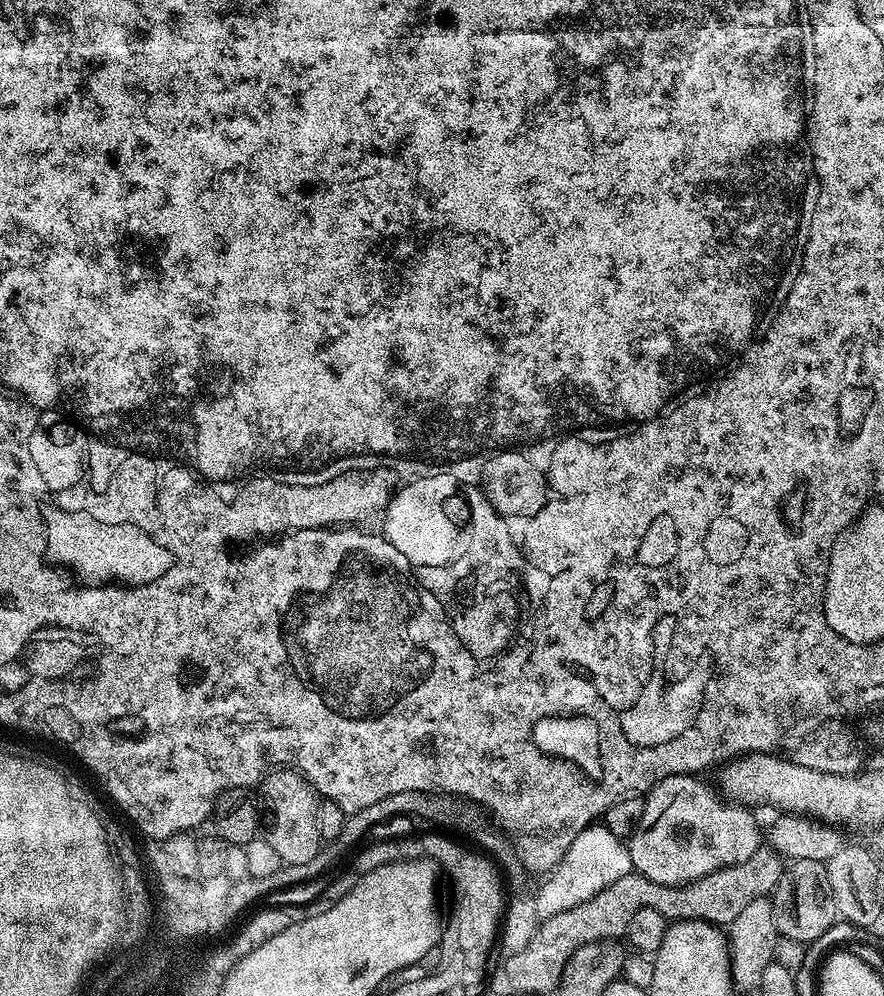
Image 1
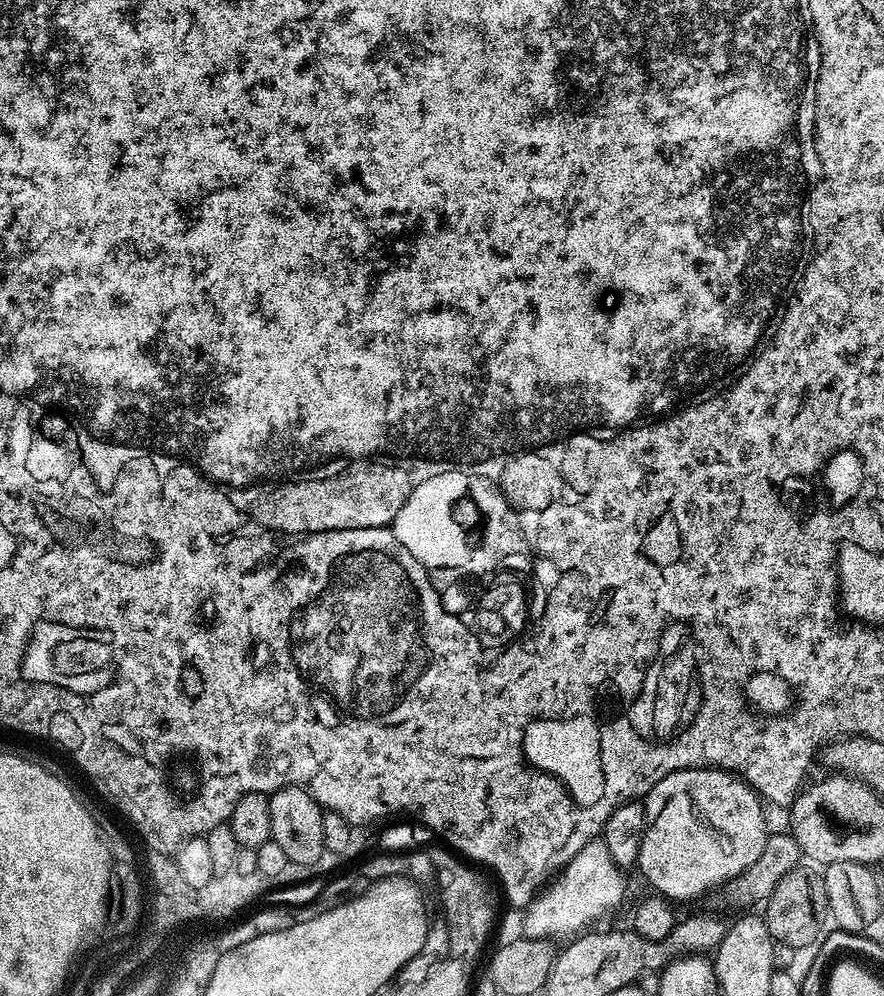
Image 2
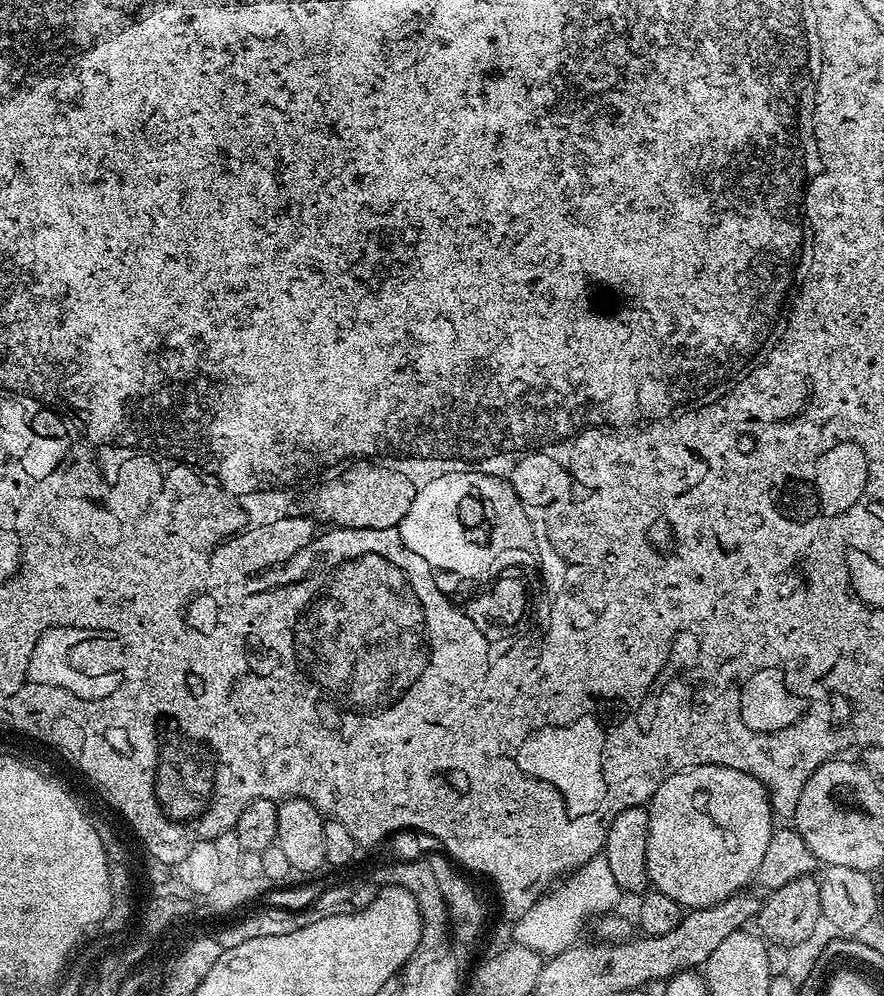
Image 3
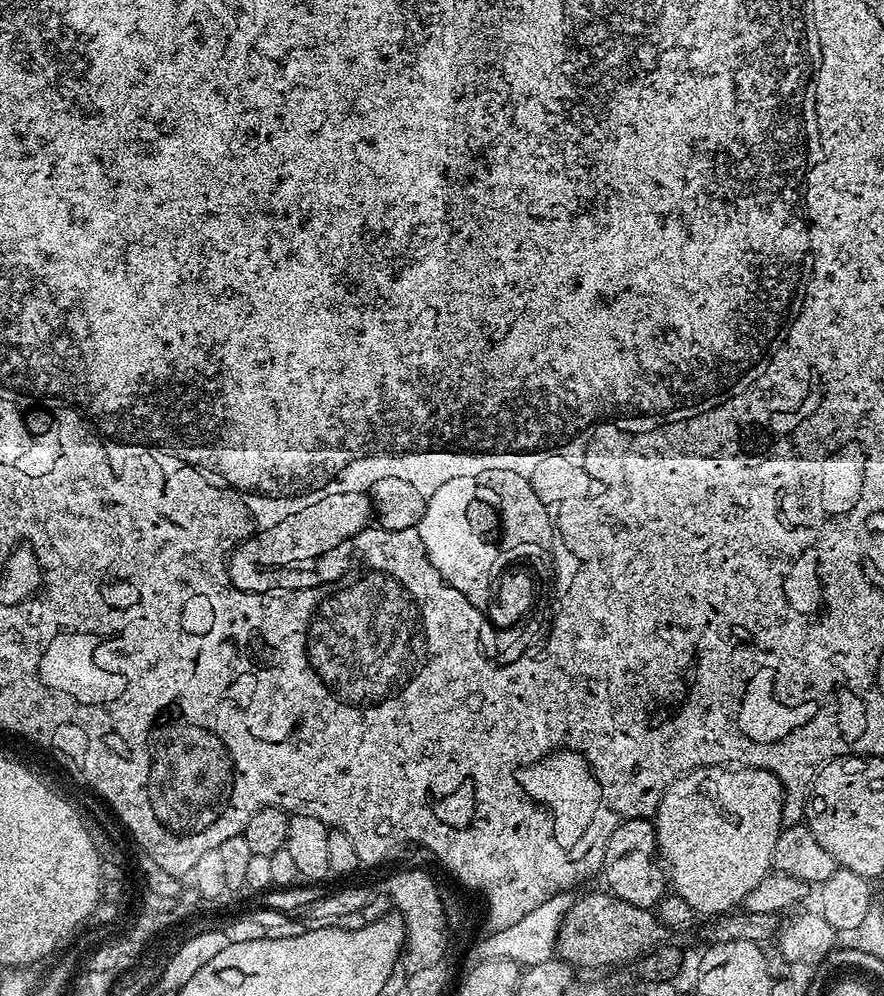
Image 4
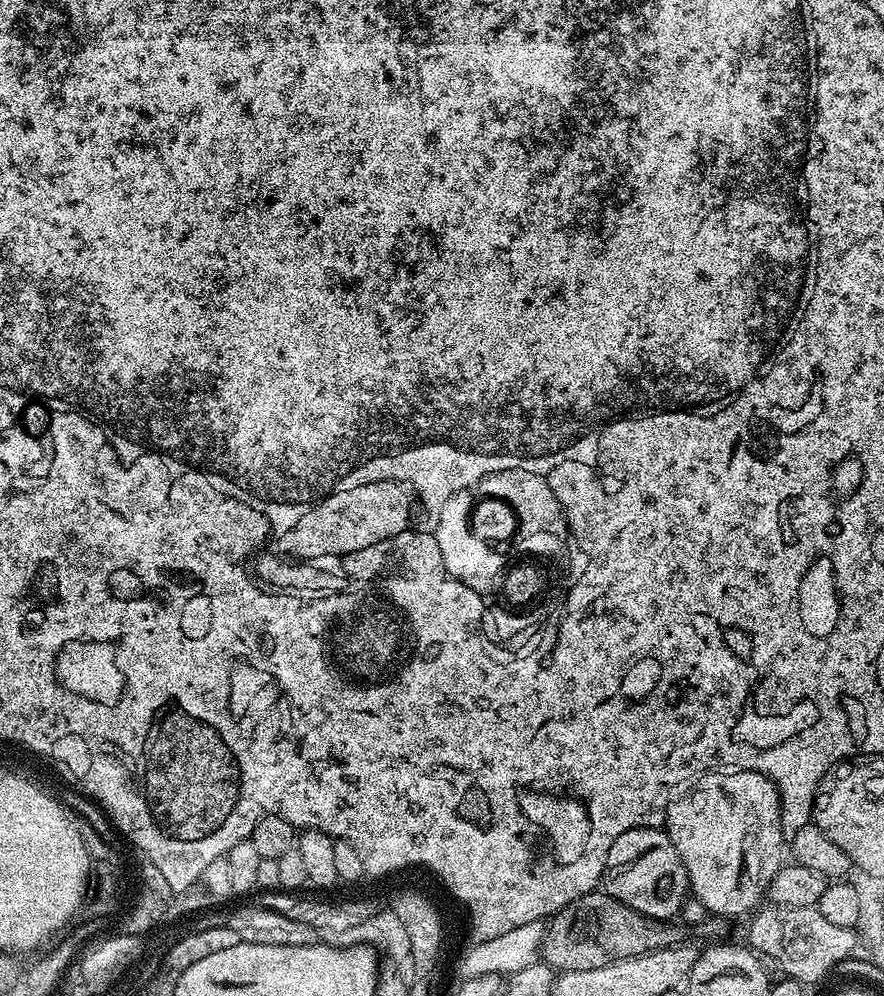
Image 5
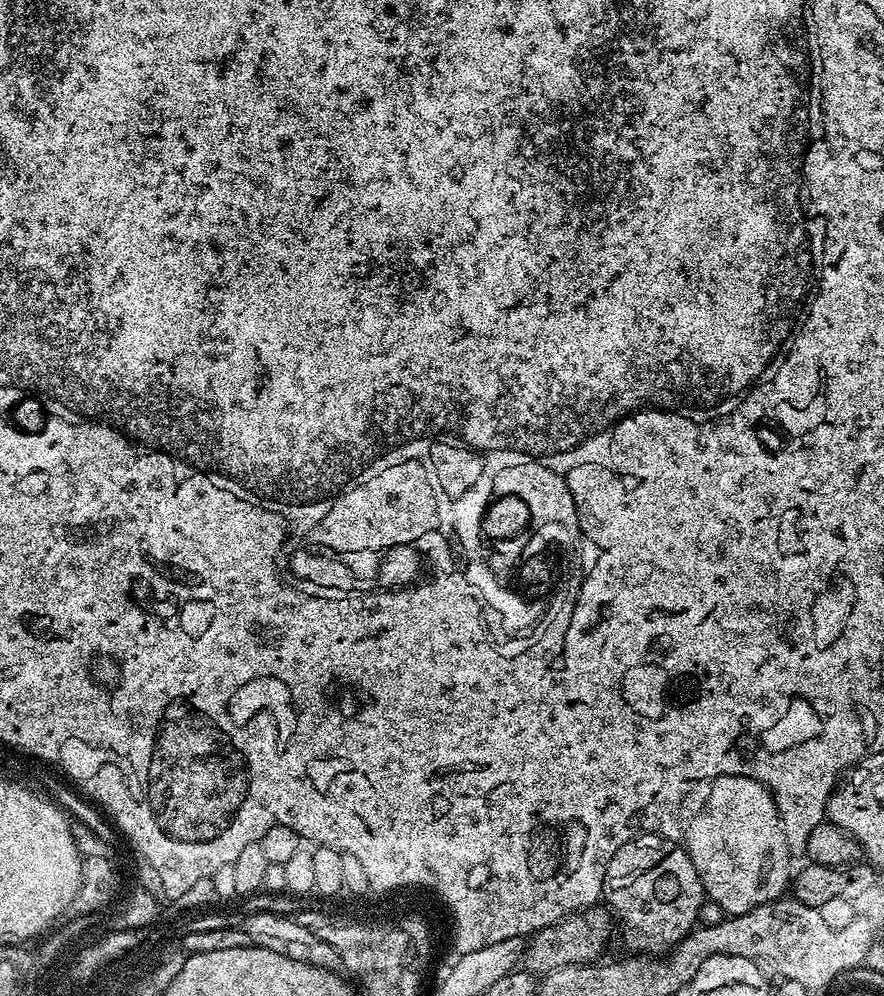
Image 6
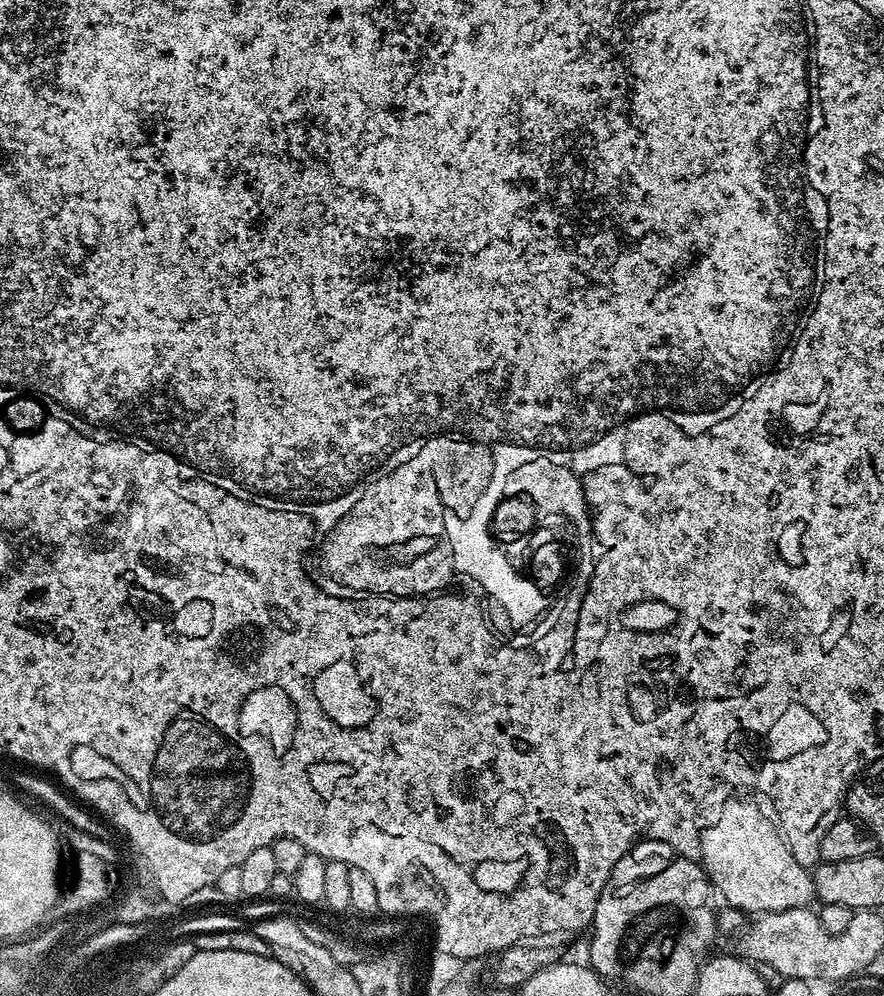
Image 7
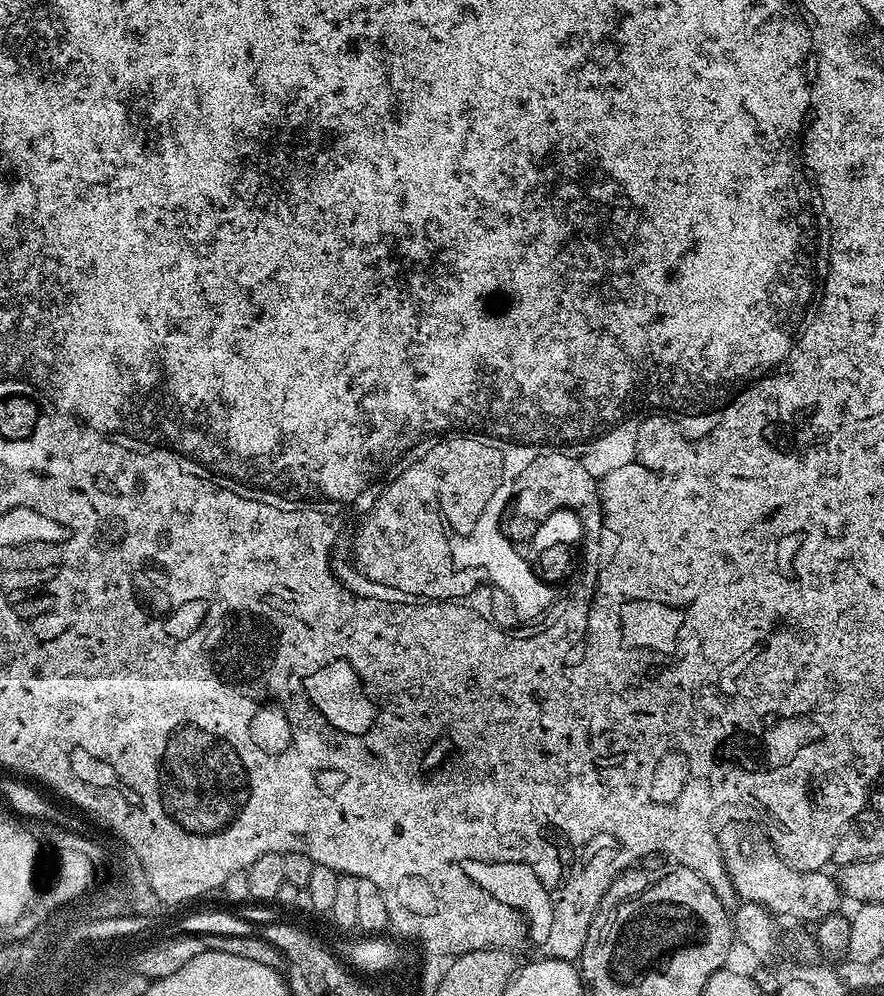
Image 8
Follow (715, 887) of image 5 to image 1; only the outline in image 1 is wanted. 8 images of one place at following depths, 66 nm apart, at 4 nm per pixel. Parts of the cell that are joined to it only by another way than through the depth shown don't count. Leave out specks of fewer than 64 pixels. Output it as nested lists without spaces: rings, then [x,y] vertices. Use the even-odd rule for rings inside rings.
[[[696,774],[667,776],[646,794],[642,818],[626,845],[632,868],[640,875],[650,878],[650,882],[666,886],[692,884],[706,874],[714,874],[714,870],[733,868],[738,862],[746,862],[746,858],[750,858],[754,850],[762,847],[760,828],[752,817],[753,809],[737,802],[729,802],[715,787],[712,789],[700,780],[703,779]]]

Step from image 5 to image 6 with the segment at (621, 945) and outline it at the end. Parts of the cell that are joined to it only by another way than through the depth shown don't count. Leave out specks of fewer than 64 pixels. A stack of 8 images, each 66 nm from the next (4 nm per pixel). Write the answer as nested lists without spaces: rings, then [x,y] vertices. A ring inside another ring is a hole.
[[[600,904],[592,905],[580,912],[564,917],[550,927],[542,928],[527,943],[521,963],[523,969],[535,976],[543,976],[549,972],[570,965],[591,965],[599,961],[614,932],[614,918],[611,911]]]

